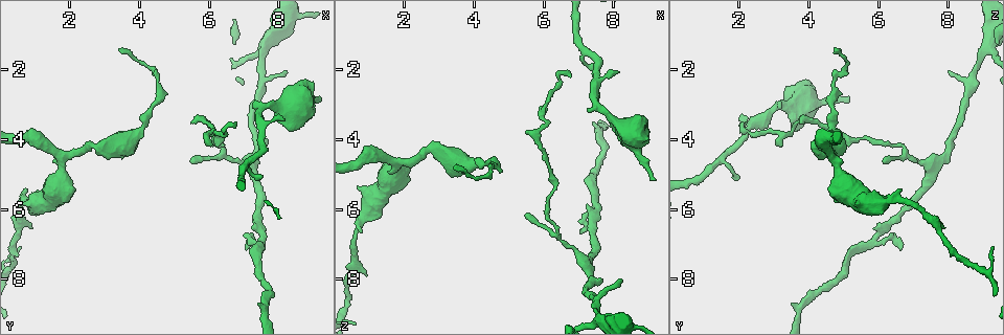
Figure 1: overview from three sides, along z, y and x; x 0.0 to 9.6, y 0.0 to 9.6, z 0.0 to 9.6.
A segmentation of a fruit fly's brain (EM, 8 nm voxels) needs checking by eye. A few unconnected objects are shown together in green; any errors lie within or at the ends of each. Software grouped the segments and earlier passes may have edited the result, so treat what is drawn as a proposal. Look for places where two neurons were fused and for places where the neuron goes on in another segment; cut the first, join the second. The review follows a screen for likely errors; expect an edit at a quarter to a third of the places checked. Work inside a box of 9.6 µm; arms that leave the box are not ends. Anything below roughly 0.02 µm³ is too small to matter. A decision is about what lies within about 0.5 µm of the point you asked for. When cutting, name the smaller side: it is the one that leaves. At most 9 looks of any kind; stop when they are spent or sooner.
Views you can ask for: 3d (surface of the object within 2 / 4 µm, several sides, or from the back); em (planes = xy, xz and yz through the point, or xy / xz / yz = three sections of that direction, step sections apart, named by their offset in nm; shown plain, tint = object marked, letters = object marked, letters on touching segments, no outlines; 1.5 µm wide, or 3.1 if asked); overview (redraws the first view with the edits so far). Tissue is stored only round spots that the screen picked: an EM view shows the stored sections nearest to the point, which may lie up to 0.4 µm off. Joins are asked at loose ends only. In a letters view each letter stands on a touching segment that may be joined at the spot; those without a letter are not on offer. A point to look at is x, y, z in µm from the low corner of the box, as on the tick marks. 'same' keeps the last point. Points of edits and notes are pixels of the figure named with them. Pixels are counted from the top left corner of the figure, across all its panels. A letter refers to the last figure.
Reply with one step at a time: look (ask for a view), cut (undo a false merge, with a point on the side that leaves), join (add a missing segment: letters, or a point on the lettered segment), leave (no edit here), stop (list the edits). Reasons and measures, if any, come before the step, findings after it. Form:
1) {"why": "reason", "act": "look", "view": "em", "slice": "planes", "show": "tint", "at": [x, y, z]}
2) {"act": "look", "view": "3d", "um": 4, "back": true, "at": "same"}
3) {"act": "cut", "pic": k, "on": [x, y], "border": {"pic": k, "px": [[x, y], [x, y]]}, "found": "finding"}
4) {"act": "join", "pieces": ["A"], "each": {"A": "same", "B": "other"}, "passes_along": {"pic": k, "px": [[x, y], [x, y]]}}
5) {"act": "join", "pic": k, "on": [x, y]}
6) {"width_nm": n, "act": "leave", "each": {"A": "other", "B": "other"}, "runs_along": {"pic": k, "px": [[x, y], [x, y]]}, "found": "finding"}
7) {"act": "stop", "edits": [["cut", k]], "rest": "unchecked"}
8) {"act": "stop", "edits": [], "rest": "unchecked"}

{"why": "small branch off a trunk", "act": "look", "view": "em", "slice": "yz", "step": 8, "show": "letters", "at": [1.75, 4.60, 4.70]}

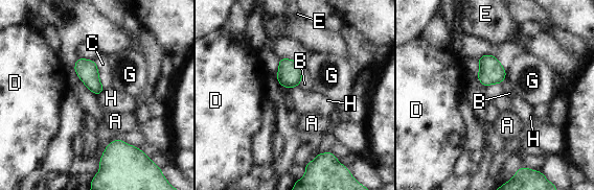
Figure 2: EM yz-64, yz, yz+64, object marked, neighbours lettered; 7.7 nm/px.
{"act": "look", "view": "em", "slice": "planes", "show": "letters", "at": "same"}

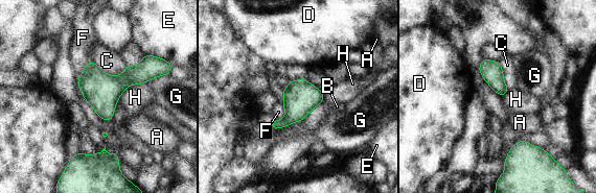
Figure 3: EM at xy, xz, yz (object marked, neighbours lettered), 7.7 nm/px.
{"act": "leave", "each": {"A": "other", "B": "other", "C": "other", "D": "other", "E": "other", "F": "other", "G": "other", "H": "other"}, "border": {"pic": 3, "px": [[91, 61], [112, 75], [125, 70]]}, "found": "continuous, no second neuron"}

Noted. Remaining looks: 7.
{"why": "sudden change in width", "act": "look", "view": "em", "slice": "planes", "show": "tint", "at": [4.10, 3.60, 4.70]}

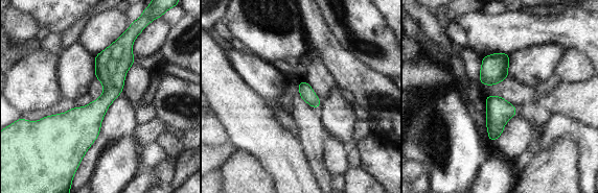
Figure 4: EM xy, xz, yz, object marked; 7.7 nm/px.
{"why": "what lies round it", "act": "look", "view": "em", "slice": "planes", "show": "letters", "at": "same"}

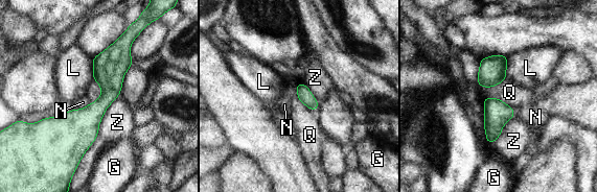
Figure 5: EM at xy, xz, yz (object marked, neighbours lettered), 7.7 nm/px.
{"act": "leave", "each": {"G": "other", "L": "other", "N": "other", "Q": "other", "Z": "other"}, "border": {"pic": 5, "px": [[297, 81], [297, 97], [315, 111]]}, "found": "all the same neuron"}

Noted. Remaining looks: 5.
{"why": "branch stops here", "act": "look", "view": "3d", "um": 2, "at": [5.50, 4.55, 6.10]}

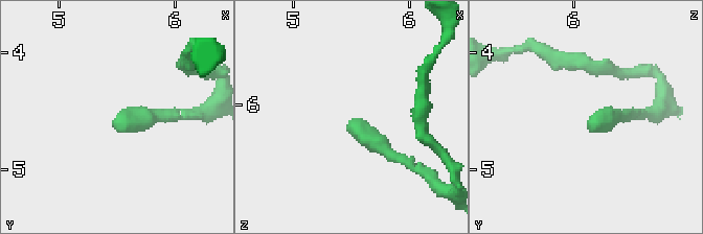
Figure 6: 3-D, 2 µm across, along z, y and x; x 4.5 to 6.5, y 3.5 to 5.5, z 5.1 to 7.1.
{"why": "need the tissue", "act": "look", "view": "em", "slice": "yz", "step": 4, "show": "letters", "at": [5.48, 4.60, 6.12]}

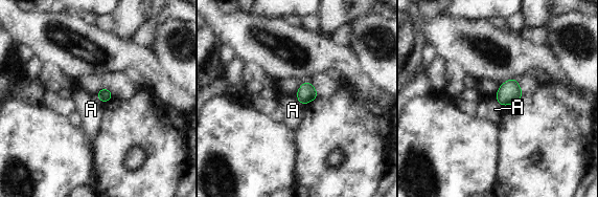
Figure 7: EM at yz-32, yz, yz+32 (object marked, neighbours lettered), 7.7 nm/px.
{"width_nm": 90, "act": "leave", "each": {"A": "other"}, "border": {"pic": 7, "px": [[295, 95], [302, 105]]}, "found": "none of them fits"}

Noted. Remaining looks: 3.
{"why": "sharp bend", "act": "look", "view": "em", "slice": "xz", "step": 4, "show": "tint", "at": [5.85, 3.40, 3.90]}

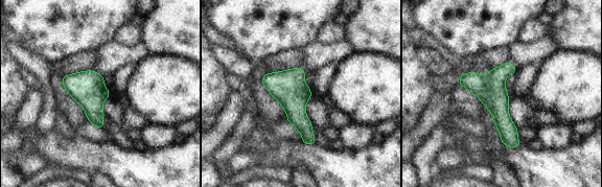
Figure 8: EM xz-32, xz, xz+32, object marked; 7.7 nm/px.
{"act": "look", "view": "em", "slice": "planes", "show": "letters", "at": "same"}

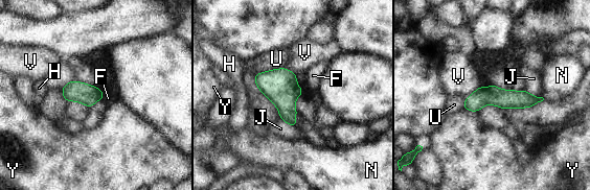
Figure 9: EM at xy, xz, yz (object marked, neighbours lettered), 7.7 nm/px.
{"act": "leave", "each": {"F": "other", "H": "other", "J": "other", "N": "other", "U": "other", "V": "other", "Y": "other"}, "found": "all the same neuron"}

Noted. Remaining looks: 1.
{"act": "stop", "edits": [], "rest": "unchecked"}

